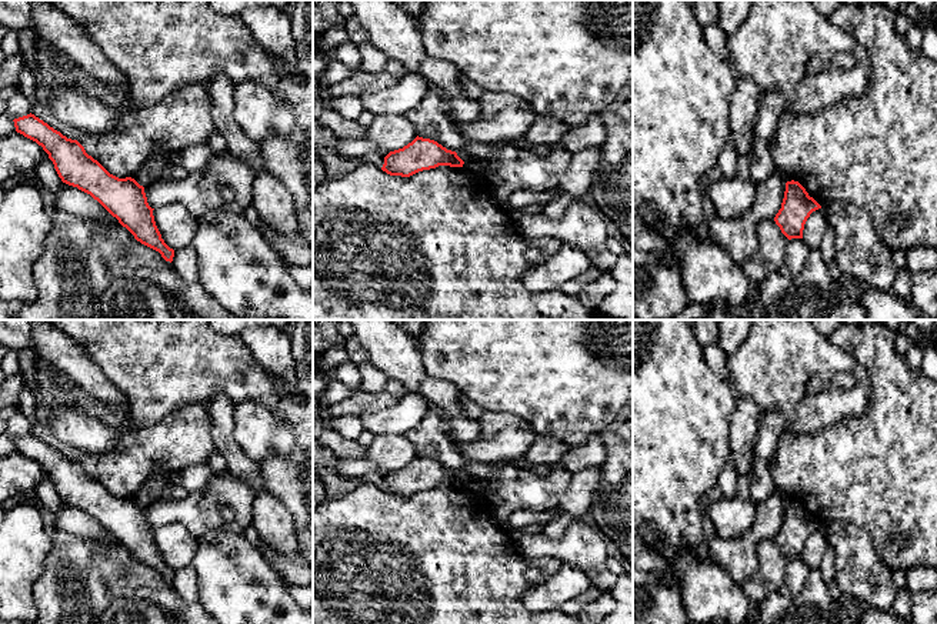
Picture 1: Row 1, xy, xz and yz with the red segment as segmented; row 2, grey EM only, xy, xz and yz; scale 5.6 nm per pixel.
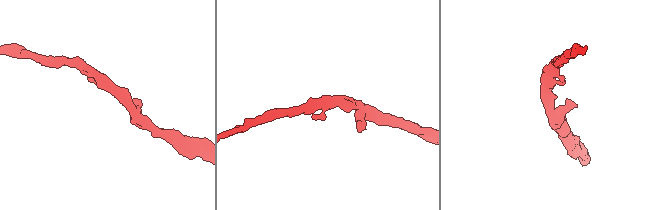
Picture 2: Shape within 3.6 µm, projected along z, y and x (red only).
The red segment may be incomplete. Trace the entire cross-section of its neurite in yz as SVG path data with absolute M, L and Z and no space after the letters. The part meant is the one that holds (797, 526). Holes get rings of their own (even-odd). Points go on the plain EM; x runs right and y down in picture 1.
M787 501L781 528L774 537L781 553L788 558L803 558L807 538L821 525L808 515L798 501Z

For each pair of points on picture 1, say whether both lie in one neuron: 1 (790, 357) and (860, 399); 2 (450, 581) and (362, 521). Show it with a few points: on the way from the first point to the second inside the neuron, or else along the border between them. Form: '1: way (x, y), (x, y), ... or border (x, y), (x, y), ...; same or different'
1: way (809, 361), (826, 379), (827, 386), (842, 399); same
2: way (429, 566), (413, 550), (383, 537); same

